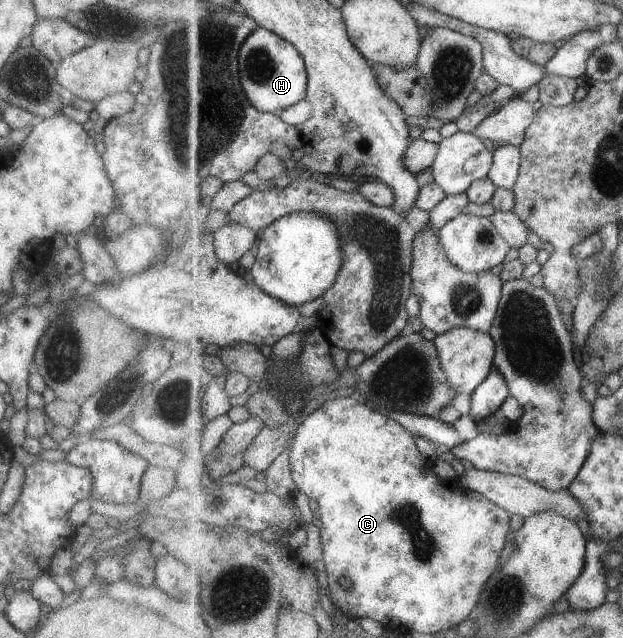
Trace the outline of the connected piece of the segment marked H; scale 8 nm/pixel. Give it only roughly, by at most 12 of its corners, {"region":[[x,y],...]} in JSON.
{"region":[[258,27],[242,45],[250,102],[277,113],[308,96],[305,58]]}

